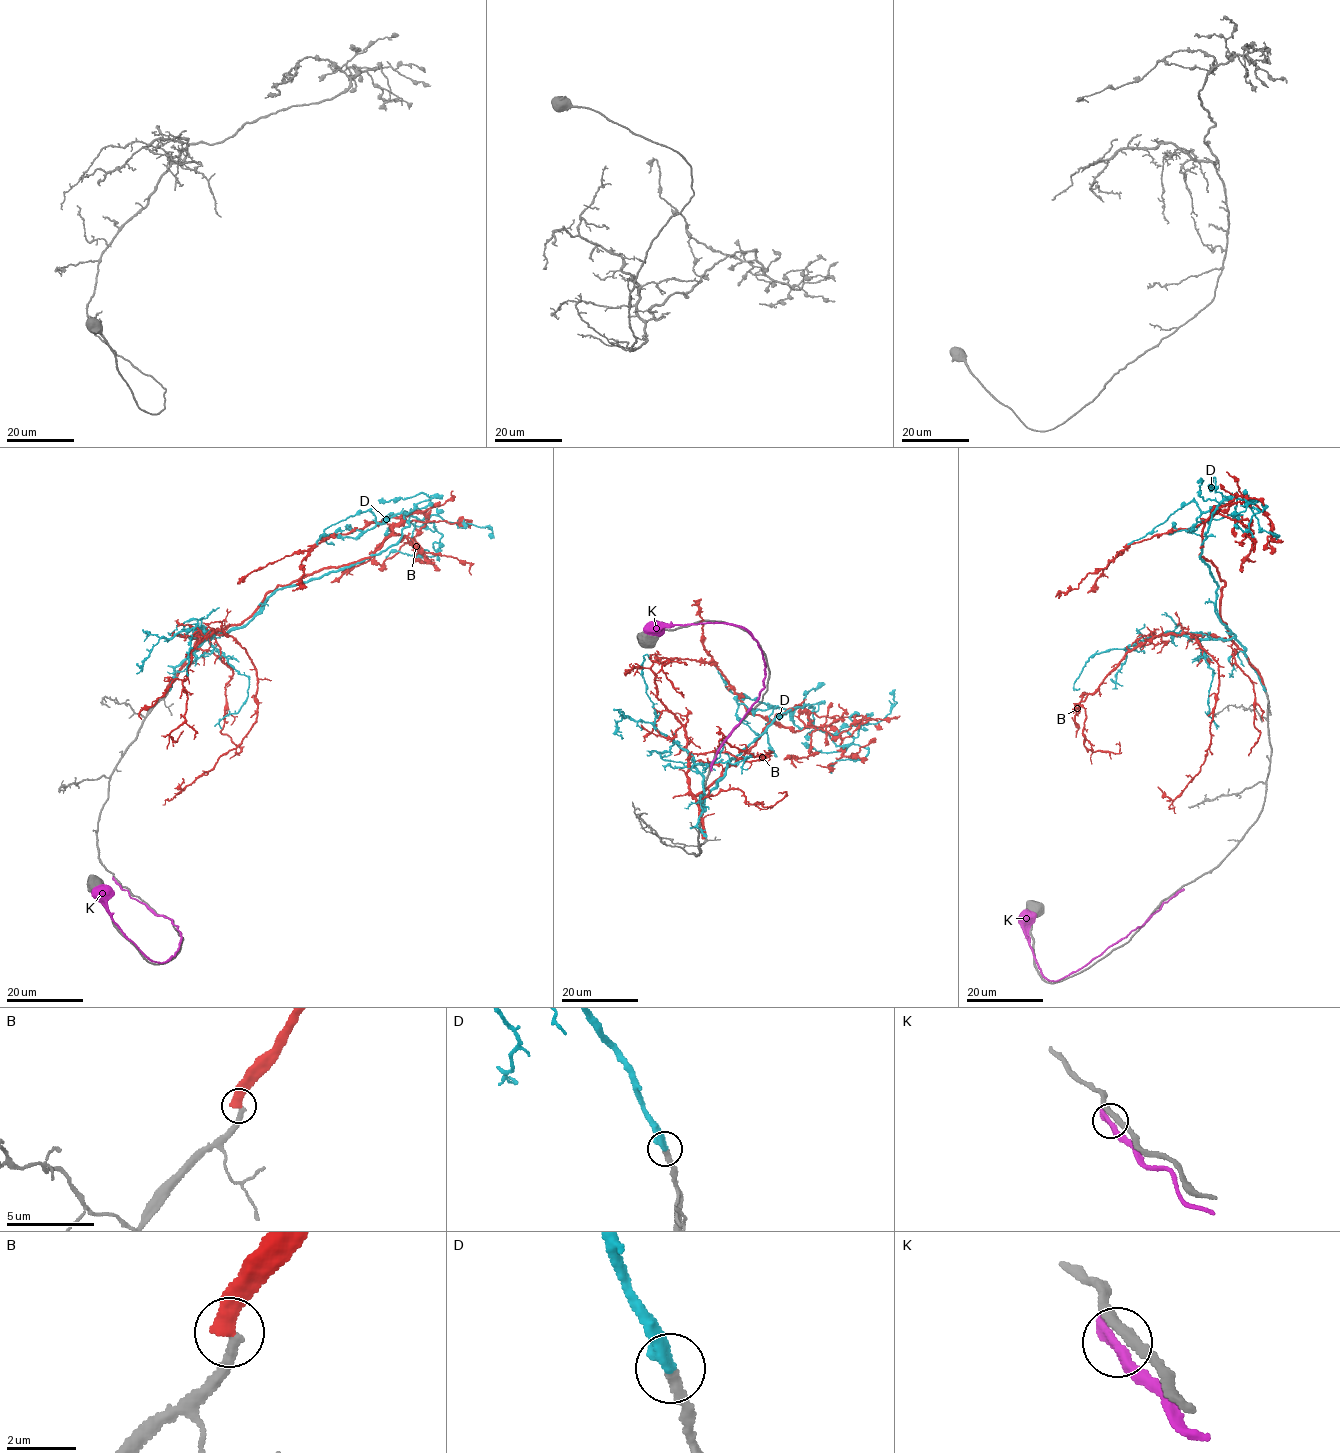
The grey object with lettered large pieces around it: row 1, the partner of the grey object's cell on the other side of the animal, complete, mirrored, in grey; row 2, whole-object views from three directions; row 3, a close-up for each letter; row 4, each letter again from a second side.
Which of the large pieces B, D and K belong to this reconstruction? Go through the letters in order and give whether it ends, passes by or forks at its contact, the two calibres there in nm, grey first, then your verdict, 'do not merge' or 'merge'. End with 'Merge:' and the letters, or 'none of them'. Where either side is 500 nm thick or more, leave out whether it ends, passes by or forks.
B: it ends | 320/480 nm | do not merge
D: 300/550 nm | merge
K: it passes by | 280/320 nm | do not merge
Merge: D

